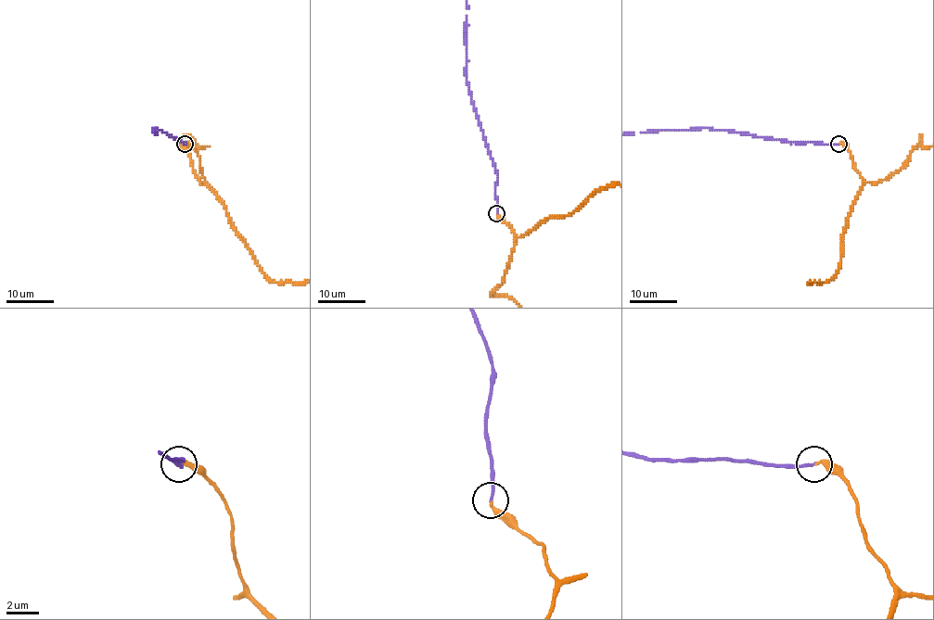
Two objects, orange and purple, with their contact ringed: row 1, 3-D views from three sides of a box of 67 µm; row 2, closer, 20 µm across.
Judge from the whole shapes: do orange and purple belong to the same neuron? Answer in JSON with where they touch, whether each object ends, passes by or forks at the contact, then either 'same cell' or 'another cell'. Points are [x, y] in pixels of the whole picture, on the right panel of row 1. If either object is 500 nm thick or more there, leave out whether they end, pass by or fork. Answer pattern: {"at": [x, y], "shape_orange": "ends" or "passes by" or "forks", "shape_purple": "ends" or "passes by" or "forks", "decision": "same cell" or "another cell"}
{"at": [838, 144], "shape_orange": "ends", "shape_purple": "ends", "decision": "same cell"}

